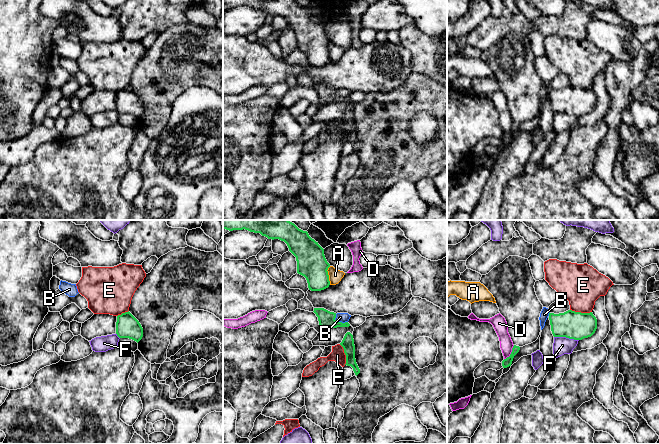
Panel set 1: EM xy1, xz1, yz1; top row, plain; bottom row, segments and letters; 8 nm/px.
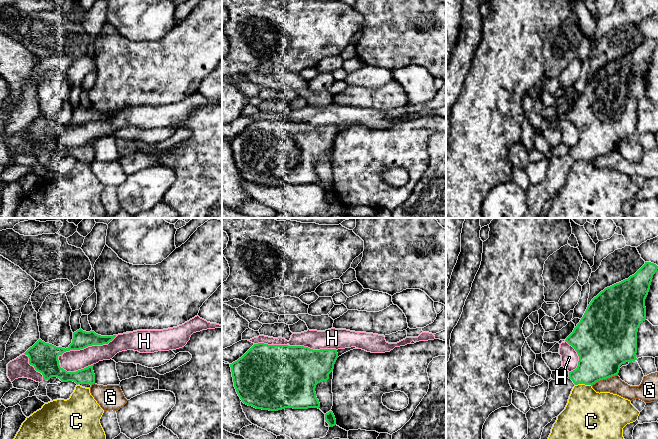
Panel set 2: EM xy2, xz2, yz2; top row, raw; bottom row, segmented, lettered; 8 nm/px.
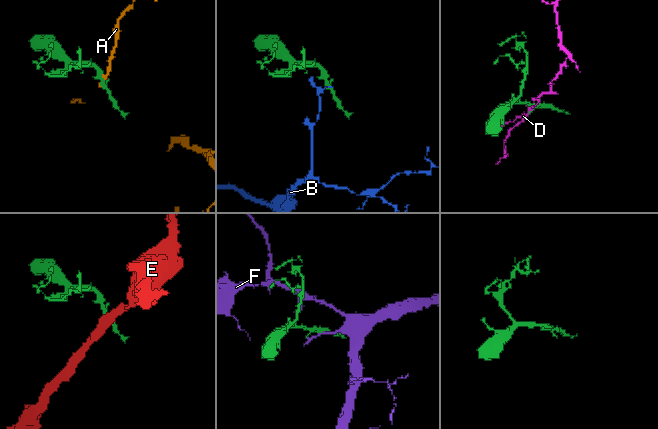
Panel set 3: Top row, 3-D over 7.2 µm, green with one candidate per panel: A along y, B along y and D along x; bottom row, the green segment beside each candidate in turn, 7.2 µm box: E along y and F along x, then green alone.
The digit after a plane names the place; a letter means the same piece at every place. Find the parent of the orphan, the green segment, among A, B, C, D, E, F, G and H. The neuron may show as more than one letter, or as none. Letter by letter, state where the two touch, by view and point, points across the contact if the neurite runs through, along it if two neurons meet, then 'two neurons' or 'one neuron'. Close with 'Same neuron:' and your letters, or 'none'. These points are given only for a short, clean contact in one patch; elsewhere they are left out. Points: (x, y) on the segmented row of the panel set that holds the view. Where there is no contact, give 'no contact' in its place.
A: contact xz1 (328, 275); two neurons
B: contact xz1 (339, 322); border xz1 (335, 314), (336, 320), (347, 322); two neurons
C: contact yz2 (582, 383); two neurons
D: contact yz1 (511, 353); two neurons
E: contact yz1 (580, 312); border yz1 (570, 309), (576, 312), (591, 312); two neurons
F: contact yz1 (566, 337); border yz1 (554, 336), (565, 336), (578, 340); two neurons
G: contact yz2 (604, 378); border yz2 (617, 374), (600, 379), (591, 385); two neurons
H: contact xy2 (82, 348); two neurons
Same neuron: none

